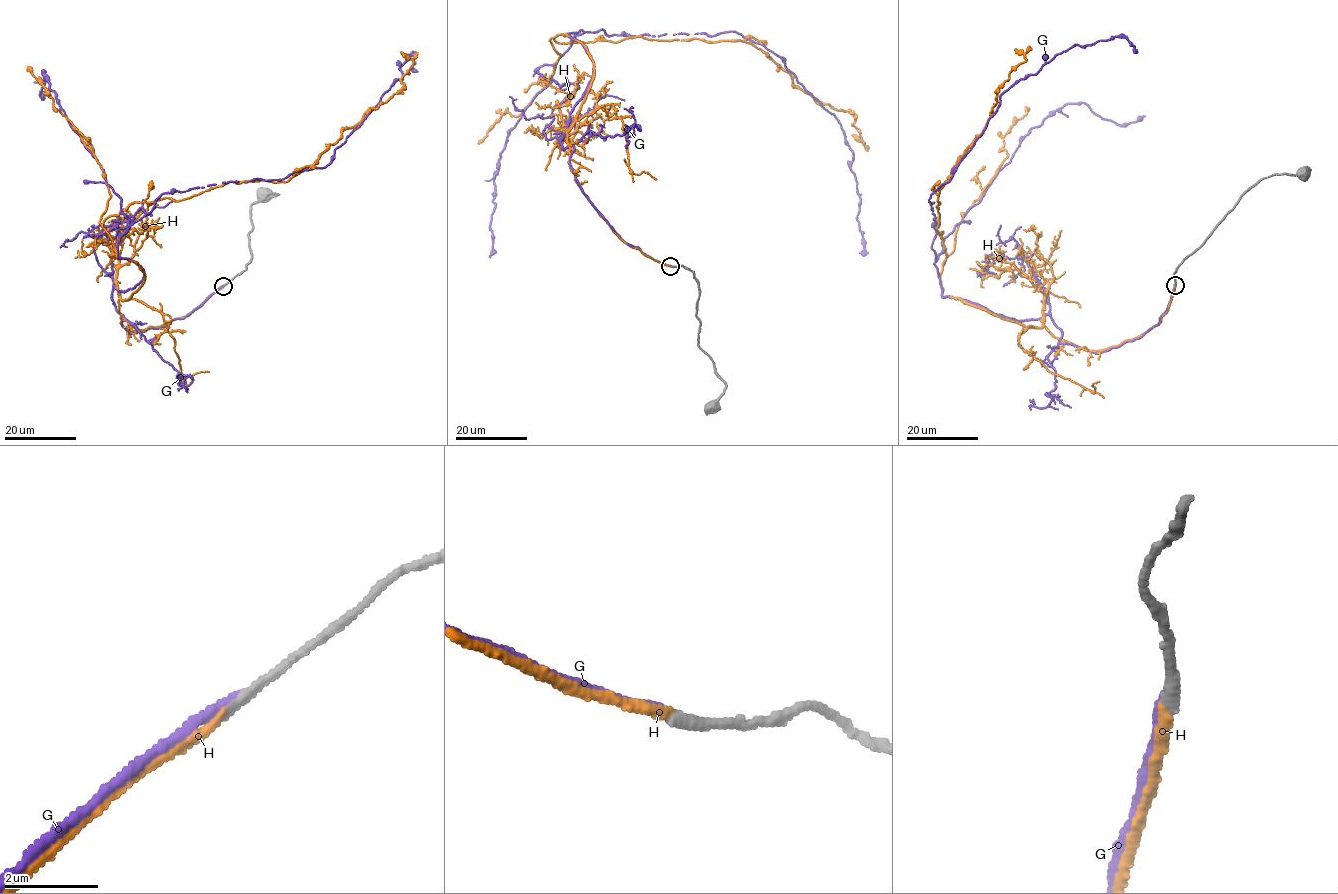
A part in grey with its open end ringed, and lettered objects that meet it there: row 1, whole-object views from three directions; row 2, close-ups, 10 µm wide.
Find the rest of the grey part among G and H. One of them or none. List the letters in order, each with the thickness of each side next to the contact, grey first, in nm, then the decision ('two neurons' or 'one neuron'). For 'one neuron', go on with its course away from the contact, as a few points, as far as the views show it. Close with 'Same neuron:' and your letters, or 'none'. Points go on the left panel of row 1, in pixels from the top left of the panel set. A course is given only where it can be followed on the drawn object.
G: calibres 240 and 220 nm; two neurons
H: calibres 220 and 200 nm; one neuron; course (223, 286), (127, 330), (119, 300), (145, 274), (103, 222), (288, 181), (402, 88), (400, 52)
Same neuron: H

